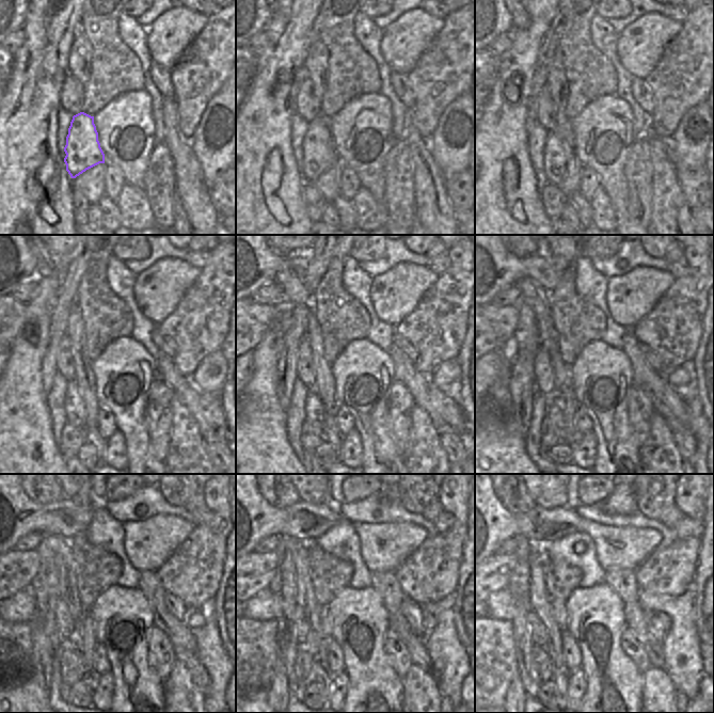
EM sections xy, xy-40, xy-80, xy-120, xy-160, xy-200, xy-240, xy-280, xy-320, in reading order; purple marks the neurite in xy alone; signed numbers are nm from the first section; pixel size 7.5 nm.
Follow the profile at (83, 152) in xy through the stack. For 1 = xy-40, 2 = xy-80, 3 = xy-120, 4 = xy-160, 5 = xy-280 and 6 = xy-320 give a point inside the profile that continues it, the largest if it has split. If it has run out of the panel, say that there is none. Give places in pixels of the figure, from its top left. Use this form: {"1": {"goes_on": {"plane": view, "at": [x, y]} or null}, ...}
{"1": {"goes_on": {"plane": "xy-40", "at": [319, 154]}}, "2": {"goes_on": {"plane": "xy-80", "at": [555, 158]}}, "3": {"goes_on": {"plane": "xy-120", "at": [75, 407]}}, "4": {"goes_on": {"plane": "xy-160", "at": [315, 412]}}, "5": {"goes_on": {"plane": "xy-280", "at": [323, 677]}}, "6": {"goes_on": {"plane": "xy-320", "at": [561, 675]}}}

